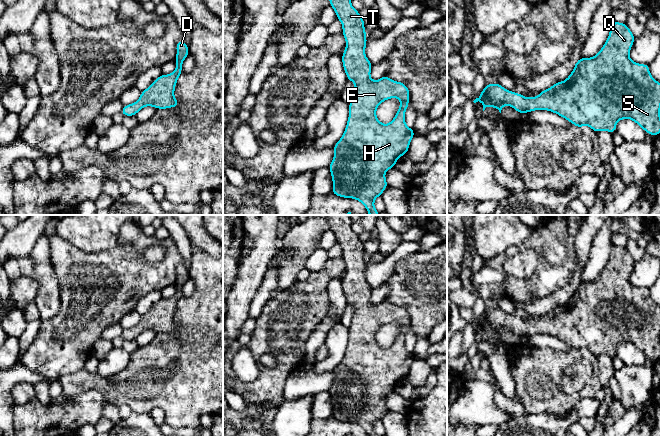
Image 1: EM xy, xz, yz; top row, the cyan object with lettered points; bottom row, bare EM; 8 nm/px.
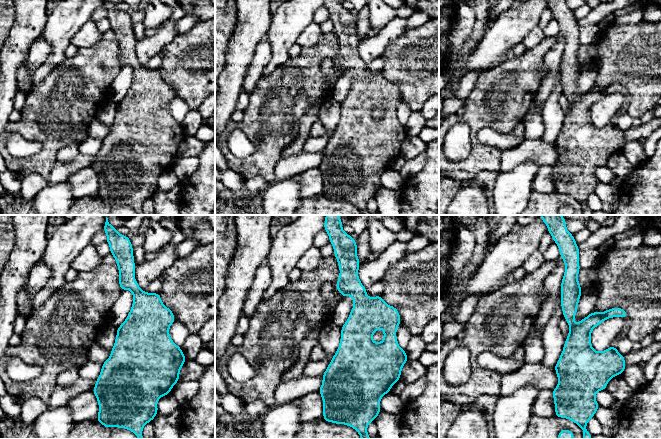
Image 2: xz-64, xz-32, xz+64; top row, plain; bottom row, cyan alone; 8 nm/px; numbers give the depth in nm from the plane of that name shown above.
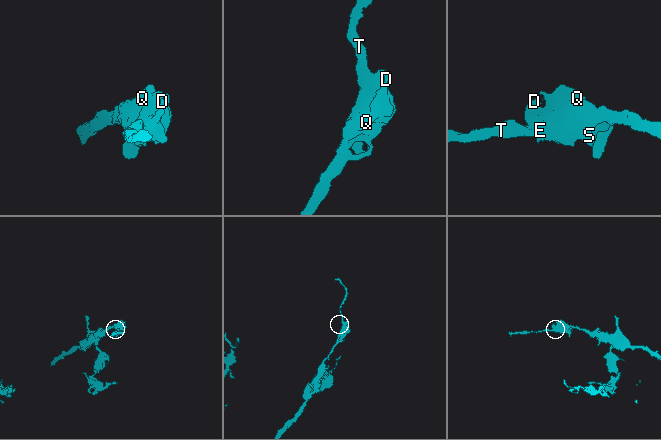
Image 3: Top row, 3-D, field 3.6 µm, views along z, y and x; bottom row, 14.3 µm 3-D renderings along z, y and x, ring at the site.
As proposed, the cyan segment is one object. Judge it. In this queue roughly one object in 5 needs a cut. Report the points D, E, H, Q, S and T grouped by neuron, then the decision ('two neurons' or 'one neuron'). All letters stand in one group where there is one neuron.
groups D E H Q S T; one neuron

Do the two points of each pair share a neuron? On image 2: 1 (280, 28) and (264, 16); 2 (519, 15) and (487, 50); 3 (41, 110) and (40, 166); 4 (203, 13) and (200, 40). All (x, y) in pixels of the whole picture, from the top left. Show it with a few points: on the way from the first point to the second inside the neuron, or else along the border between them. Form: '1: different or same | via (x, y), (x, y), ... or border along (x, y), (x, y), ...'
1: different | border along (272, 15), (270, 27), (265, 38)
2: same | via (513, 24), (496, 41)
3: same | via (47, 124), (47, 152)
4: different | border along (201, 20), (204, 21)

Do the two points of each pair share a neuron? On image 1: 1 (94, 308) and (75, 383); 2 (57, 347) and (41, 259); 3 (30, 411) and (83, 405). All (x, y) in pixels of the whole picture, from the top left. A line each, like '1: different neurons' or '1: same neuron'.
1: different neurons
2: different neurons
3: same neuron

